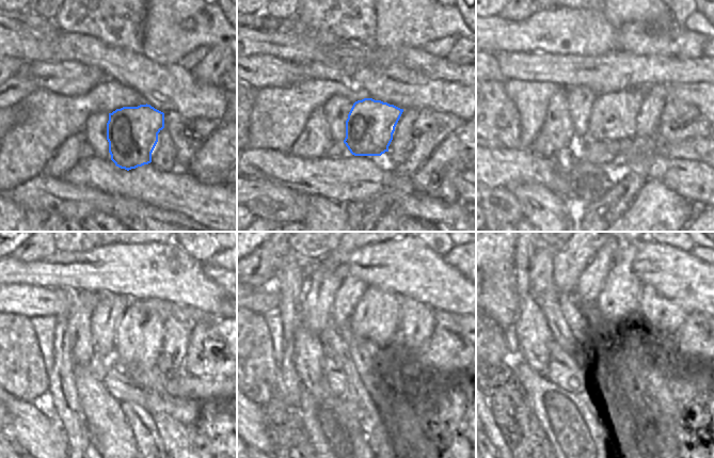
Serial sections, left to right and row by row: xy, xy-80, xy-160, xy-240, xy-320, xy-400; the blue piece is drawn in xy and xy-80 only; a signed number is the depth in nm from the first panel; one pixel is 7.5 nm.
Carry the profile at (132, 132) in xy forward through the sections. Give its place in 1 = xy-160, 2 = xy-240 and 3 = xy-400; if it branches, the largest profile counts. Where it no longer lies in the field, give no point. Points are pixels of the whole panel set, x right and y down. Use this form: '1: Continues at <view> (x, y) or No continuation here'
1: Continues at xy-160 (613, 116)
2: Continues at xy-240 (138, 341)
3: Continues at xy-400 (617, 304)

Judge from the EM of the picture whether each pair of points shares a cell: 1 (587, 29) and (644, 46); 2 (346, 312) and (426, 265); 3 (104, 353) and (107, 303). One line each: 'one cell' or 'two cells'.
1: one cell
2: two cells
3: one cell

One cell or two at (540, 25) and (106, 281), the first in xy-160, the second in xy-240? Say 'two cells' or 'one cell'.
one cell

